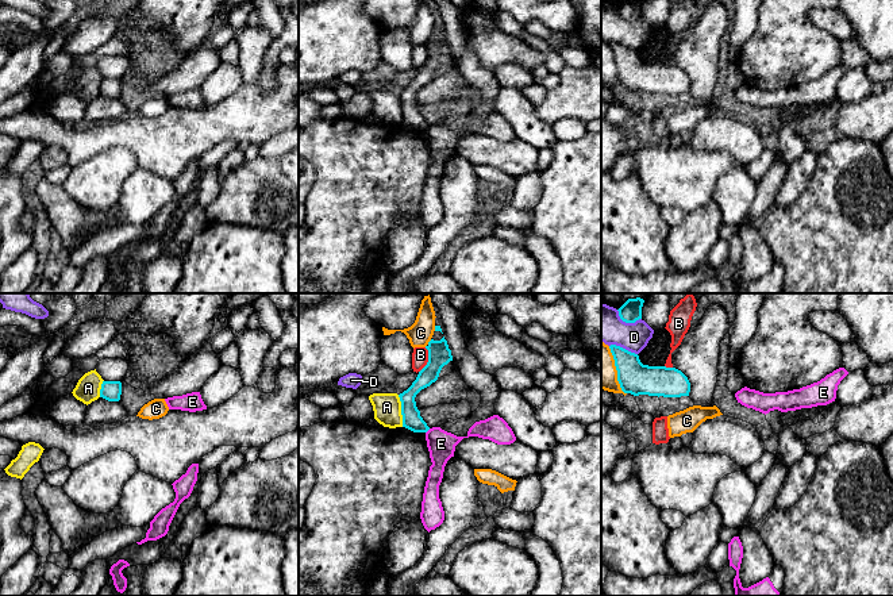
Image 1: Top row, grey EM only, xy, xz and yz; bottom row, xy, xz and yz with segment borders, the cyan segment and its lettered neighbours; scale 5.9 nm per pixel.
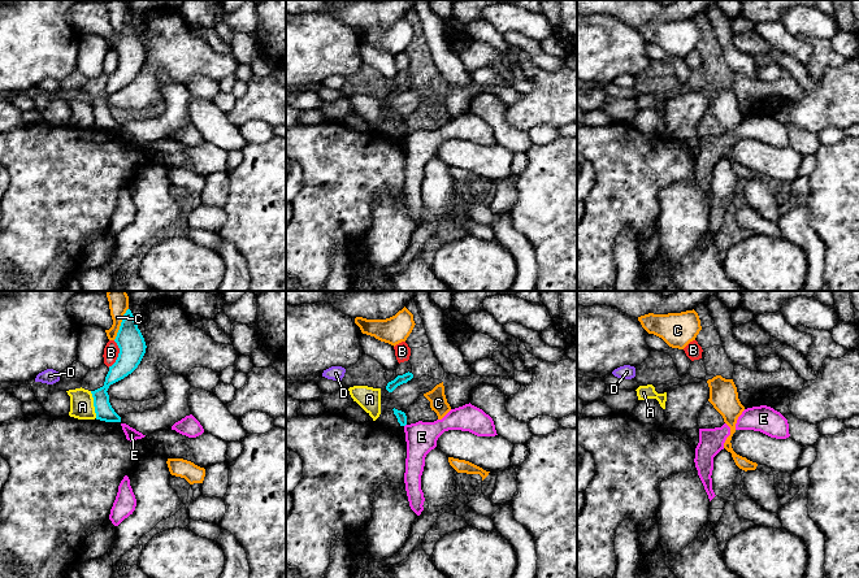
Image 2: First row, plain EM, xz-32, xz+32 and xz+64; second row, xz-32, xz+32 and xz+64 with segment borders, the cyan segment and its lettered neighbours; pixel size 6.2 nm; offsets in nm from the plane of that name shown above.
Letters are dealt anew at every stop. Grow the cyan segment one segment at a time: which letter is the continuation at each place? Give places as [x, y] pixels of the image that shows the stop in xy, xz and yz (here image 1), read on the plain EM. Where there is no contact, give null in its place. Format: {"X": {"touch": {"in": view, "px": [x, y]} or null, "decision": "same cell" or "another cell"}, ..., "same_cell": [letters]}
{"A": {"touch": {"in": "xz", "px": [401, 108]}, "decision": "another cell"}, "B": {"touch": {"in": "xz", "px": [428, 57]}, "decision": "another cell"}, "C": {"touch": {"in": "yz", "px": [616, 66]}, "decision": "another cell"}, "D": {"touch": {"in": "yz", "px": [627, 19]}, "decision": "another cell"}, "E": {"touch": {"in": "xz", "px": [427, 127]}, "decision": "another cell"}, "same_cell": []}

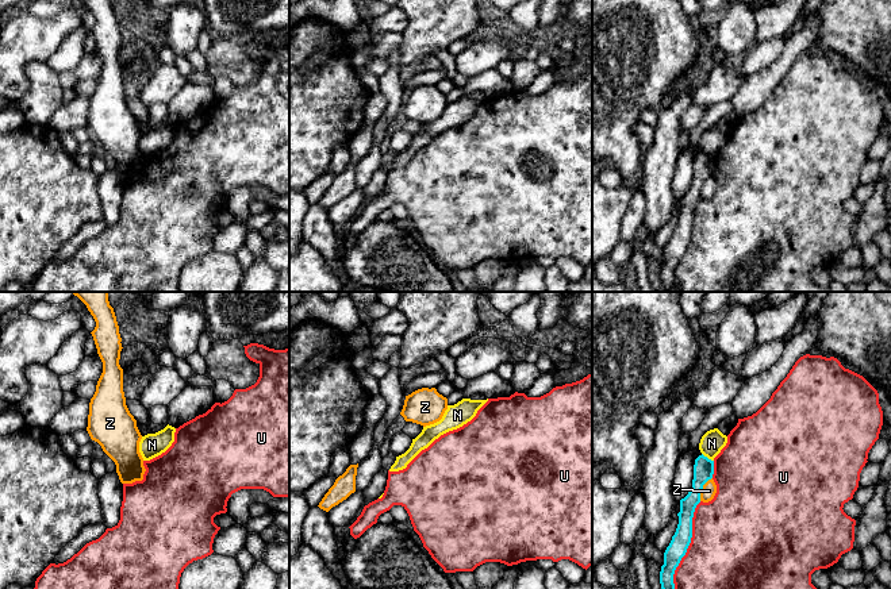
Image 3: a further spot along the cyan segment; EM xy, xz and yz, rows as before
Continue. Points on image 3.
{"N": {"touch": {"in": "yz", "px": [706, 154]}, "decision": "another cell"}, "U": {"touch": {"in": "yz", "px": [687, 245]}, "decision": "another cell"}, "Z": {"touch": {"in": "yz", "px": [702, 185]}, "decision": "another cell"}, "same_cell": []}

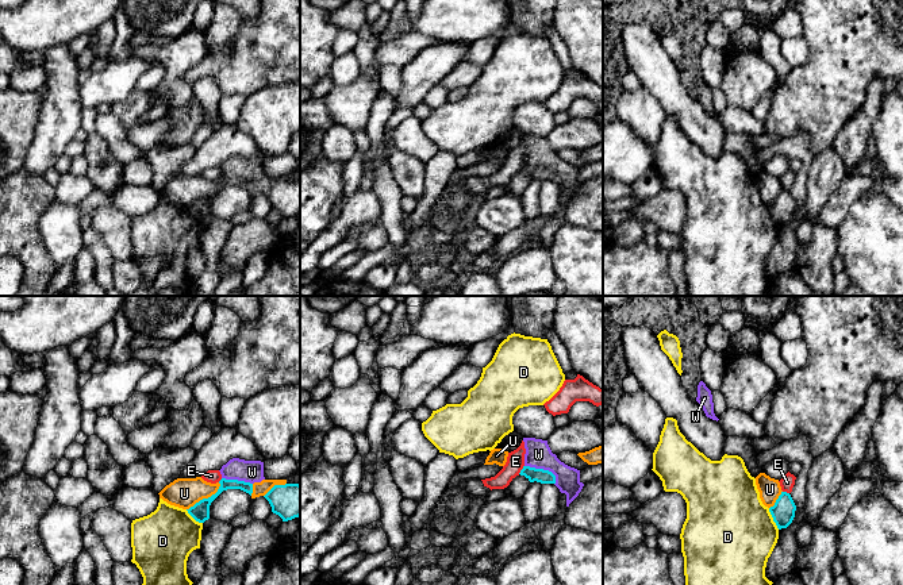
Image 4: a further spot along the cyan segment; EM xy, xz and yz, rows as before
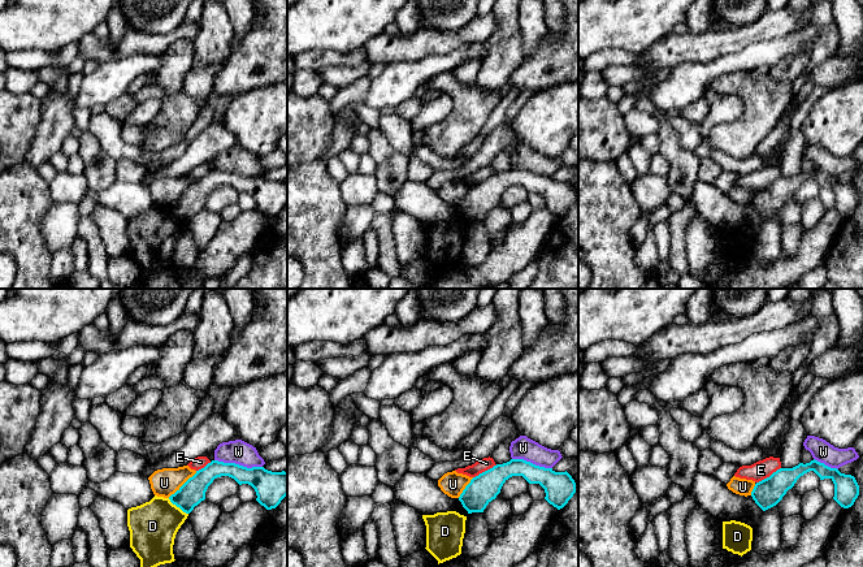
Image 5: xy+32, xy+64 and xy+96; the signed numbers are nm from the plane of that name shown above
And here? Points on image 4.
{"D": {"touch": {"in": "yz", "px": [773, 216]}, "decision": "another cell"}, "E": {"touch": {"in": "xz", "px": [522, 166]}, "decision": "another cell"}, "U": {"touch": {"in": "xy", "px": [204, 196]}, "decision": "another cell"}, "W": {"touch": {"in": "xz", "px": [542, 166]}, "decision": "another cell"}, "same_cell": []}

